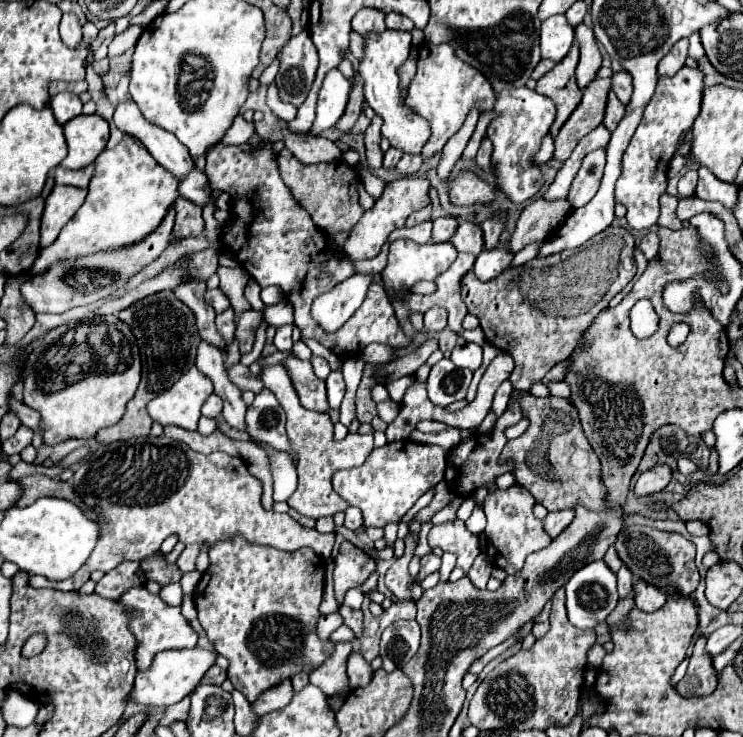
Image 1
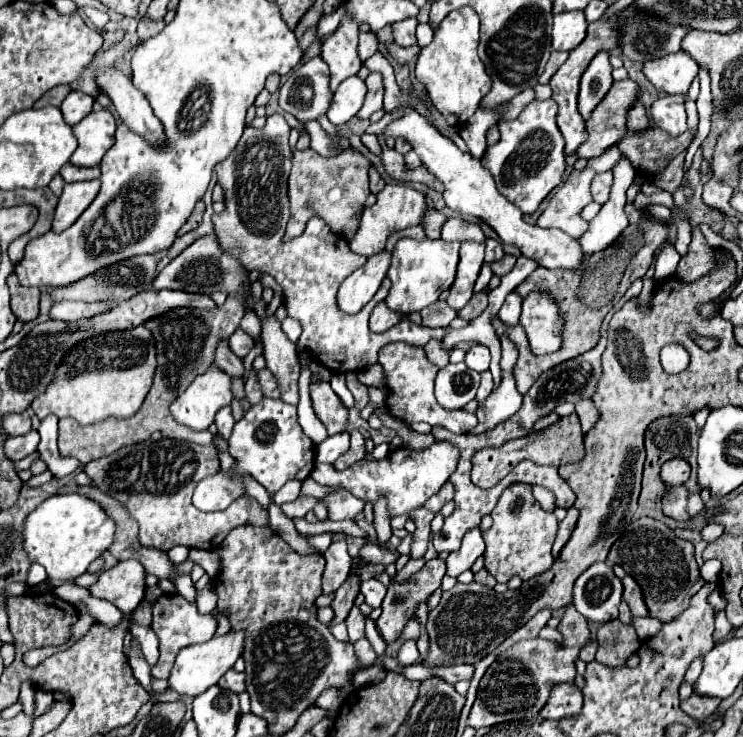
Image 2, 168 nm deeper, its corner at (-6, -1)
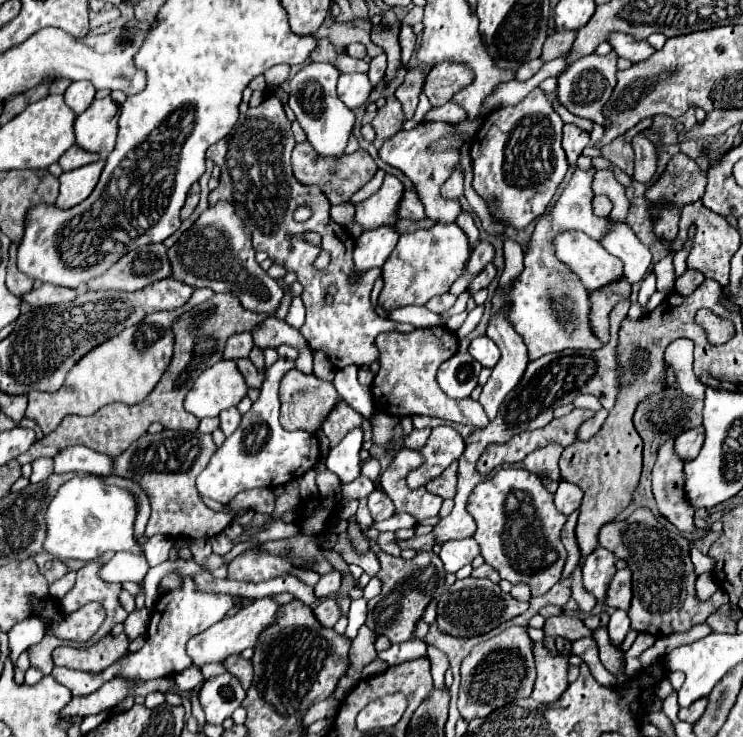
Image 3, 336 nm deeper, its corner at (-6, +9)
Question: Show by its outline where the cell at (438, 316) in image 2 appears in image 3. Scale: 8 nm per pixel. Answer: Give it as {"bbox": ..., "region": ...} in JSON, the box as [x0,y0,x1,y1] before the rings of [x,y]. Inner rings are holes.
{"bbox":[427,293,455,313],"region":[[[445,293],[445,295],[439,295],[439,297],[435,297],[435,299],[431,299],[431,301],[427,301],[427,309],[431,309],[433,313],[443,313],[443,311],[447,311],[447,309],[451,309],[453,307],[453,303],[455,303],[455,295],[451,295],[451,293]]]}

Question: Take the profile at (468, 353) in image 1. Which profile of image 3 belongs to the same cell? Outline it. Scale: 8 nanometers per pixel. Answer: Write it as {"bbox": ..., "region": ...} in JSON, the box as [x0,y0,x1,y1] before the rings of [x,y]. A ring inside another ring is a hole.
{"bbox":[469,335,501,369],"region":[[[487,335],[473,339],[471,345],[469,345],[469,353],[471,353],[483,367],[489,367],[489,369],[495,367],[495,363],[499,361],[499,355],[501,355],[499,349],[497,349],[497,345],[495,345]]]}

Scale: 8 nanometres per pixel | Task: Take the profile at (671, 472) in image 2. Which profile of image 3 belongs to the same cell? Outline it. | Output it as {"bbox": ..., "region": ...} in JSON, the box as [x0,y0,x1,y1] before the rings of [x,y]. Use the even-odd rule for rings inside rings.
{"bbox":[675,425,705,461],"region":[[[701,425],[687,429],[675,439],[675,453],[679,453],[683,461],[689,461],[691,457],[697,457],[703,441],[705,441],[705,429]]]}

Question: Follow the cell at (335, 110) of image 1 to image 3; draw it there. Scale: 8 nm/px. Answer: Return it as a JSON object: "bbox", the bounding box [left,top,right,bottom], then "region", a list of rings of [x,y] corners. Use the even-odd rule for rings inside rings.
{"bbox":[337,73,373,109],"region":[[[351,73],[351,75],[339,77],[337,95],[349,109],[357,109],[359,105],[363,105],[369,99],[371,91],[373,91],[373,85],[367,73]]]}

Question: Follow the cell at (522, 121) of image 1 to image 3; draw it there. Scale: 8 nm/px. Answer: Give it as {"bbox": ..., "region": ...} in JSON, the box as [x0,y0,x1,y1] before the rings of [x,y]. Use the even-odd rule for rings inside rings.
{"bbox":[469,87,569,229],"region":[[[539,87],[533,89],[521,103],[495,109],[483,119],[477,135],[471,139],[471,145],[469,145],[471,159],[473,159],[473,183],[471,185],[475,193],[485,199],[491,215],[503,225],[525,229],[533,219],[545,213],[549,201],[553,199],[569,167],[565,159],[565,151],[561,147],[561,129],[563,129],[561,117],[553,111],[551,103],[547,101],[545,93]]]}

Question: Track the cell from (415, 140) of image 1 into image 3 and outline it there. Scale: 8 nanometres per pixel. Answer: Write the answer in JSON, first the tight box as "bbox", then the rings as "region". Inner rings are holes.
{"bbox":[555,231,623,291],"region":[[[581,231],[559,233],[559,237],[555,239],[555,253],[557,253],[559,261],[563,261],[565,265],[569,265],[579,275],[579,279],[583,281],[583,285],[589,291],[601,289],[601,287],[609,285],[611,281],[619,281],[623,277],[623,263],[621,263],[621,259],[617,259],[611,253],[607,253],[605,247],[599,241],[587,237]]]}

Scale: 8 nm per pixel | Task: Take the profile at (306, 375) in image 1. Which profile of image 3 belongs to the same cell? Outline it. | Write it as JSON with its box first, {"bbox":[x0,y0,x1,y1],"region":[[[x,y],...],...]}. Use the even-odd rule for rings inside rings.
{"bbox":[321,401,363,447],"region":[[[343,401],[343,405],[337,405],[337,407],[329,413],[329,417],[327,417],[327,421],[323,423],[321,429],[323,429],[323,433],[327,435],[331,447],[335,447],[351,429],[359,427],[361,421],[363,421],[363,417],[361,417],[359,413],[355,413],[355,411]]]}

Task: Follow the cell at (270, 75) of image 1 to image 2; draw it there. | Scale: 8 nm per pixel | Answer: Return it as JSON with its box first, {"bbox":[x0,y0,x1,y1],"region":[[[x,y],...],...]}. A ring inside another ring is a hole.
{"bbox":[315,3,345,41],"region":[[[345,3],[330,15],[324,15],[320,20],[316,31],[315,31],[315,41],[320,40],[325,35],[330,34],[338,27],[343,15],[345,14]]]}

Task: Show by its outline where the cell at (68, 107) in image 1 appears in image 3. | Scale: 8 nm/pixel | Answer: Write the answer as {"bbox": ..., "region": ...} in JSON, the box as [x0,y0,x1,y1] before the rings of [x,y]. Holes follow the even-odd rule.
{"bbox":[65,81,95,115],"region":[[[75,81],[75,83],[71,83],[69,87],[67,87],[67,91],[65,91],[65,103],[79,115],[79,113],[83,113],[89,105],[91,105],[91,101],[95,99],[95,87],[91,85],[91,83],[87,83],[87,81]]]}

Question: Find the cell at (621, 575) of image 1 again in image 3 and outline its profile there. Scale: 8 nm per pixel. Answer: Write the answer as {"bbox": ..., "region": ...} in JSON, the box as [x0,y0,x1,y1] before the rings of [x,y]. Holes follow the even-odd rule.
{"bbox":[607,611,629,647],"region":[[[615,611],[611,617],[609,617],[609,625],[607,625],[607,631],[609,631],[609,639],[611,639],[611,645],[613,647],[619,647],[629,631],[629,617],[627,617],[627,611]]]}

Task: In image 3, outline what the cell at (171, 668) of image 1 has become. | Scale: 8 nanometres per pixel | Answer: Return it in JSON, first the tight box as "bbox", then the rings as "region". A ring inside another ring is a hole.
{"bbox":[187,597,279,667],"region":[[[263,597],[263,599],[253,601],[253,603],[247,605],[245,609],[241,609],[237,615],[225,617],[225,619],[221,619],[219,623],[211,625],[207,631],[199,633],[199,637],[193,637],[193,639],[187,643],[187,653],[191,655],[193,665],[195,665],[195,667],[201,667],[201,665],[205,665],[205,663],[225,661],[225,659],[227,659],[229,655],[233,655],[233,653],[241,653],[241,651],[247,649],[247,647],[255,647],[259,635],[261,635],[267,627],[271,627],[271,625],[275,623],[277,611],[279,611],[279,603],[275,603],[275,599]]]}

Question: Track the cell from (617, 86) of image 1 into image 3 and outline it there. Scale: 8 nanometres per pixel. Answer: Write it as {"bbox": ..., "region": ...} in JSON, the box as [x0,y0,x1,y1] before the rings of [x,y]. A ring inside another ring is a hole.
{"bbox":[633,133,657,183],"region":[[[643,133],[633,137],[633,151],[635,151],[635,175],[633,179],[639,183],[651,181],[651,177],[657,171],[657,151],[649,139],[643,137]]]}

